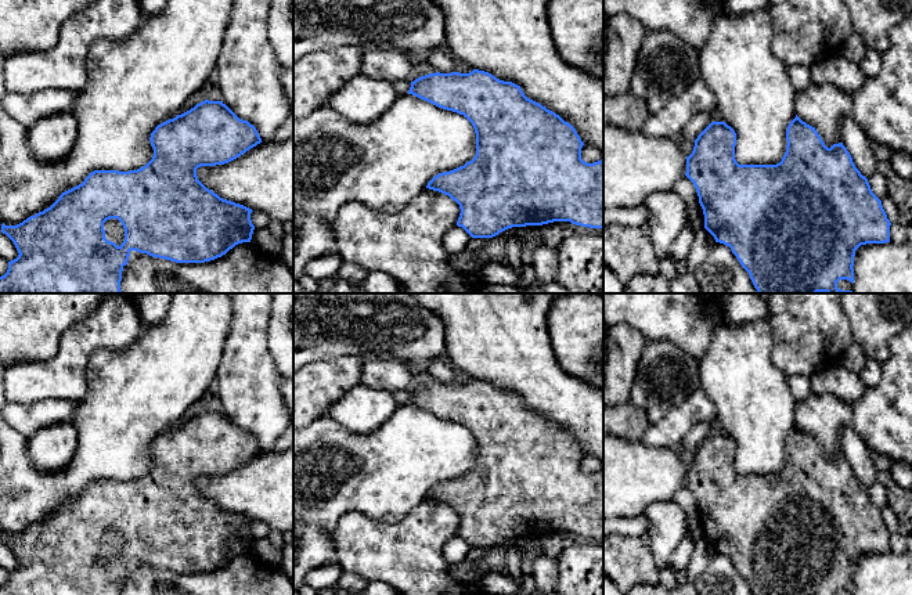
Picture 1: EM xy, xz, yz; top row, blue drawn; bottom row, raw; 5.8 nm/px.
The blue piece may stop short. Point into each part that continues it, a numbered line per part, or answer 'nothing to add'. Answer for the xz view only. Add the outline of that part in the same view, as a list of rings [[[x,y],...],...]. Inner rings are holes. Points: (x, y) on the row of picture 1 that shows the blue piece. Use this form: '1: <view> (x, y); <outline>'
nothing to add

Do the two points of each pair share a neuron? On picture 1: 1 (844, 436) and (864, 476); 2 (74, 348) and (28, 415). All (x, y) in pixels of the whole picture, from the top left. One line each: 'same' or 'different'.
1: same
2: different

